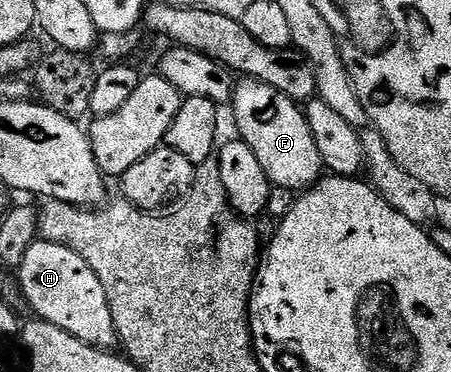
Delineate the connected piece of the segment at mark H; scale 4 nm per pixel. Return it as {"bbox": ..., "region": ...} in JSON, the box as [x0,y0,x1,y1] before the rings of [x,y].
{"bbox":[16,240,119,352],"region":[[[35,240],[24,252],[16,274],[22,281],[22,294],[27,304],[38,313],[35,315],[41,321],[76,336],[76,340],[95,346],[97,350],[110,352],[119,345],[104,284],[100,284],[96,272],[88,268],[88,260],[84,260],[84,256],[61,244]]]}

